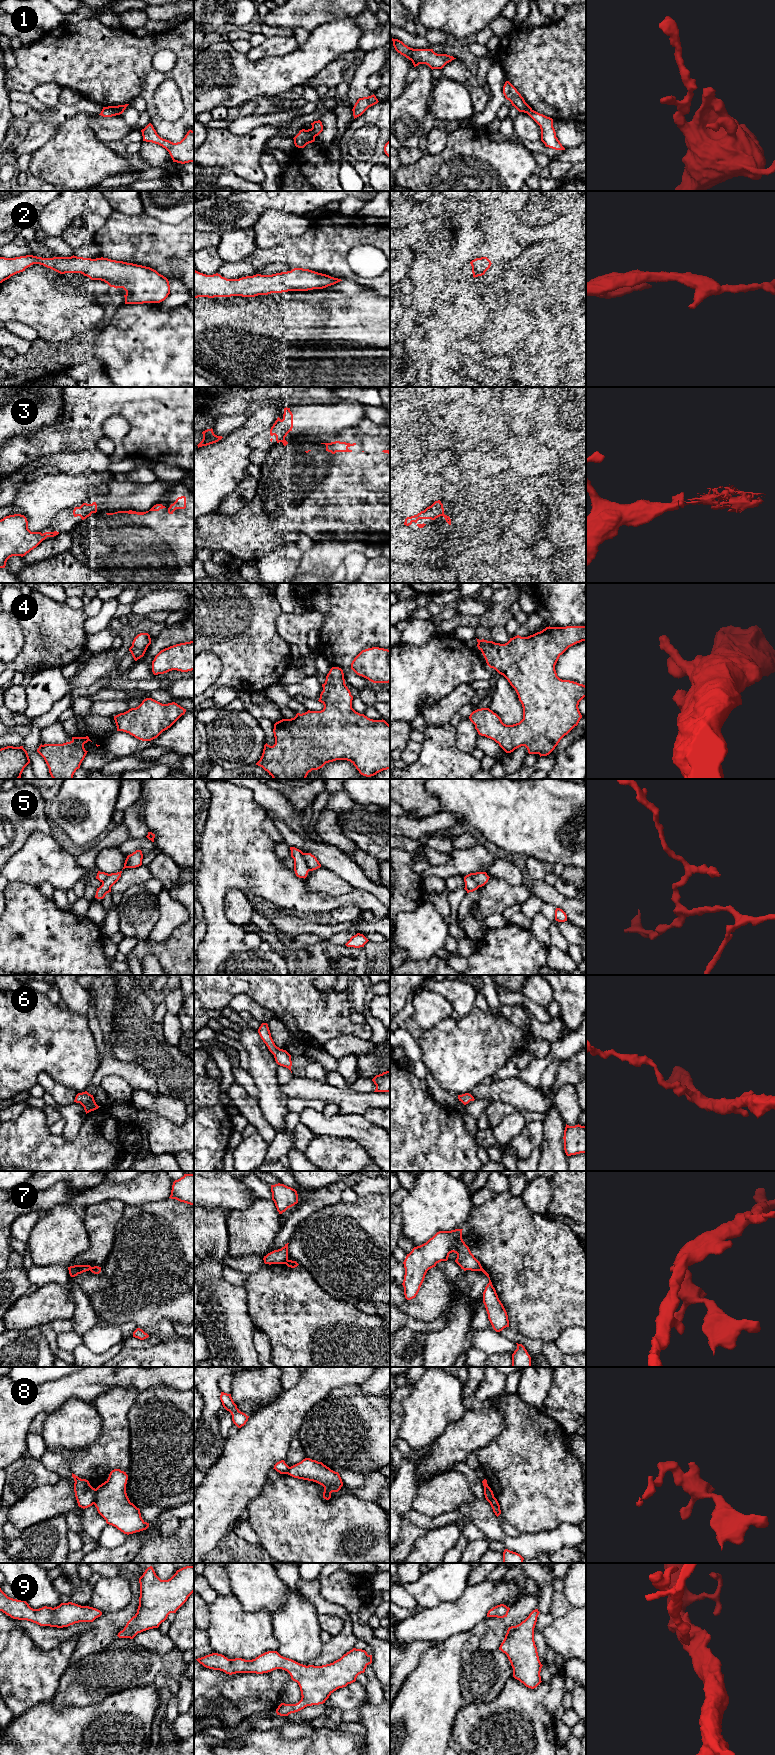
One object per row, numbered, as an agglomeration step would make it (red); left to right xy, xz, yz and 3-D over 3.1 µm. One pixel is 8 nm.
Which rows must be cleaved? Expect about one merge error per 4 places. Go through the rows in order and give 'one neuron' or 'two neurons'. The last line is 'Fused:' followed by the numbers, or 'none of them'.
1: one neuron
2: one neuron
3: two neurons
4: one neuron
5: two neurons
6: one neuron
7: two neurons
8: one neuron
9: one neuron
Fused: 3, 5, 7

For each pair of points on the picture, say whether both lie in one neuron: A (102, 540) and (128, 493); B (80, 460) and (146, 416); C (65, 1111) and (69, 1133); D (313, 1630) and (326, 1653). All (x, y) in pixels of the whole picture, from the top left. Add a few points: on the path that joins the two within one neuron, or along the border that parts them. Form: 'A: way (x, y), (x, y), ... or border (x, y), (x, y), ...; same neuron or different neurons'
A: border (153, 505), (145, 511), (130, 510); different neurons
B: border (97, 448), (82, 449), (74, 452); different neurons
C: way (70, 1116), (70, 1128); same neuron
D: border (324, 1643), (321, 1652), (307, 1664); different neurons

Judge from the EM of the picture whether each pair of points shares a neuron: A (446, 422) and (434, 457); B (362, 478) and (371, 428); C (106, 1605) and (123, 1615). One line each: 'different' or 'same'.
A: different
B: same
C: different

